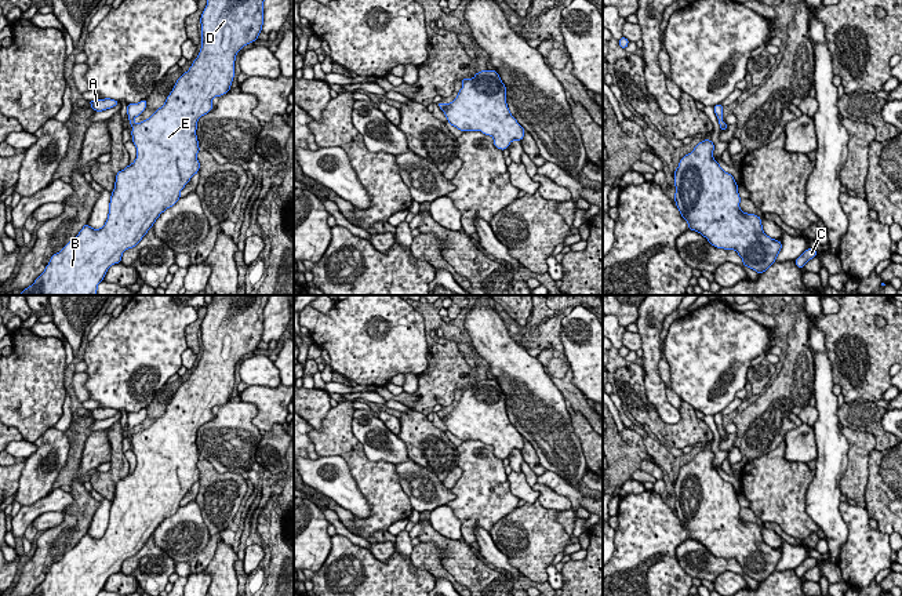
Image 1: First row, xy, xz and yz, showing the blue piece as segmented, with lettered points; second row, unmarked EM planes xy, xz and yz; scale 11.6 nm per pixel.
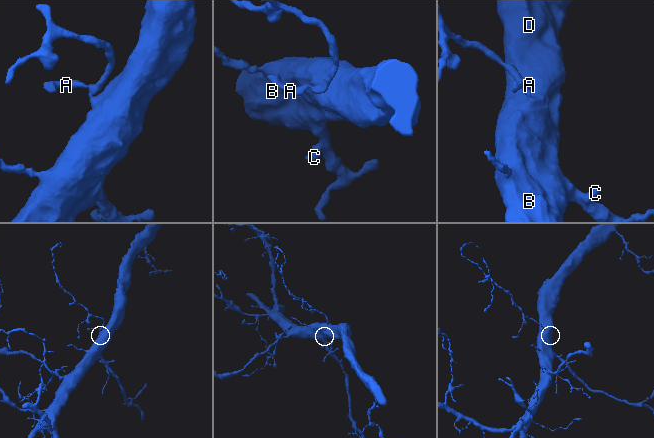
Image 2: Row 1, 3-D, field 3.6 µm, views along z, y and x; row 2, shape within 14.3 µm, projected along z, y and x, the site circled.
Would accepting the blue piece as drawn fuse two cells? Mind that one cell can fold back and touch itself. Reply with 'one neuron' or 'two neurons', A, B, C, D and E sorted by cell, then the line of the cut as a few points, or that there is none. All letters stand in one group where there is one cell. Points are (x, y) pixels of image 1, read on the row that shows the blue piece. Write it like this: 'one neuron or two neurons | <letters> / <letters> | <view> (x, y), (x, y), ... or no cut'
one neuron | A B C D E | no cut

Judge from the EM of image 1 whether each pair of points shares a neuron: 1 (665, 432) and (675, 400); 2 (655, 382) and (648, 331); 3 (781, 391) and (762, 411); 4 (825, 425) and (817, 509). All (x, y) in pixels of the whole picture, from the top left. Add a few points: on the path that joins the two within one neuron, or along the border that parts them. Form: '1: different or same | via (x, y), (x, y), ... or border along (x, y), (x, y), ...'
1: different | border along (682, 402), (677, 409)
2: same | via (650, 370), (650, 344)
3: same | via (777, 396), (767, 406)
4: same | via (828, 446), (825, 489)

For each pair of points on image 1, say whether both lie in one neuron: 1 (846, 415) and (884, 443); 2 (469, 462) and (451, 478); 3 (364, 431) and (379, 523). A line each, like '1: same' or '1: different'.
1: same
2: different
3: different

